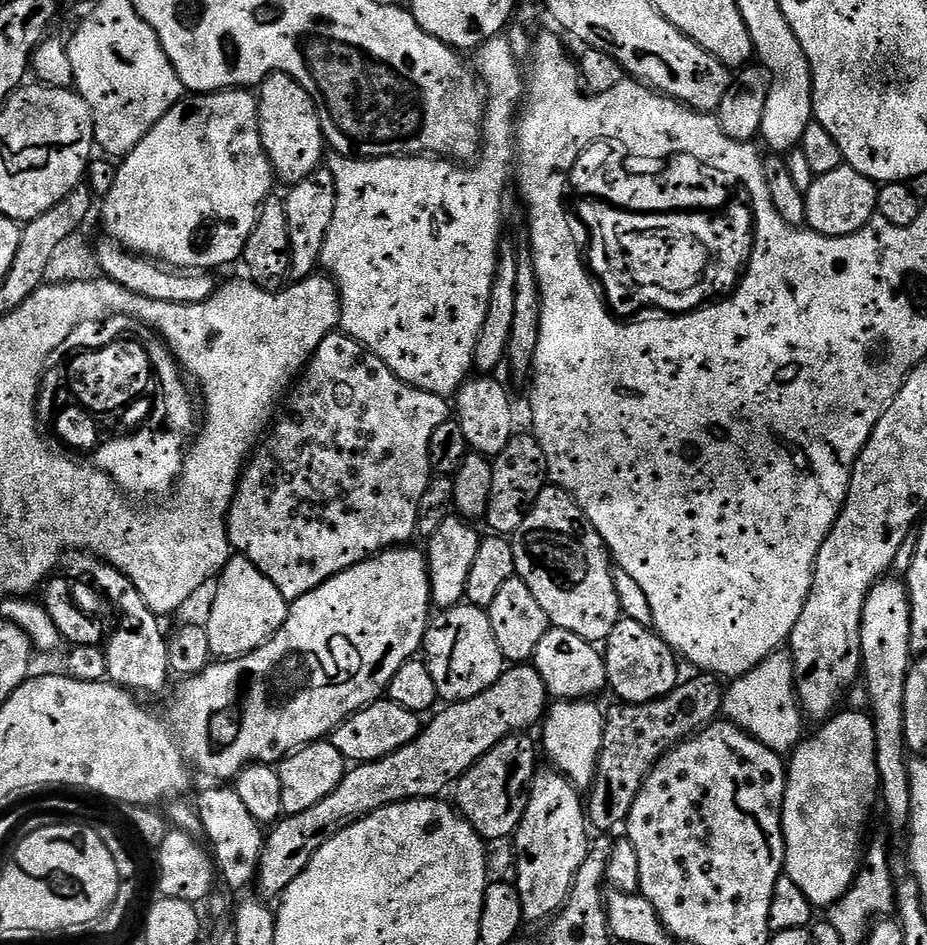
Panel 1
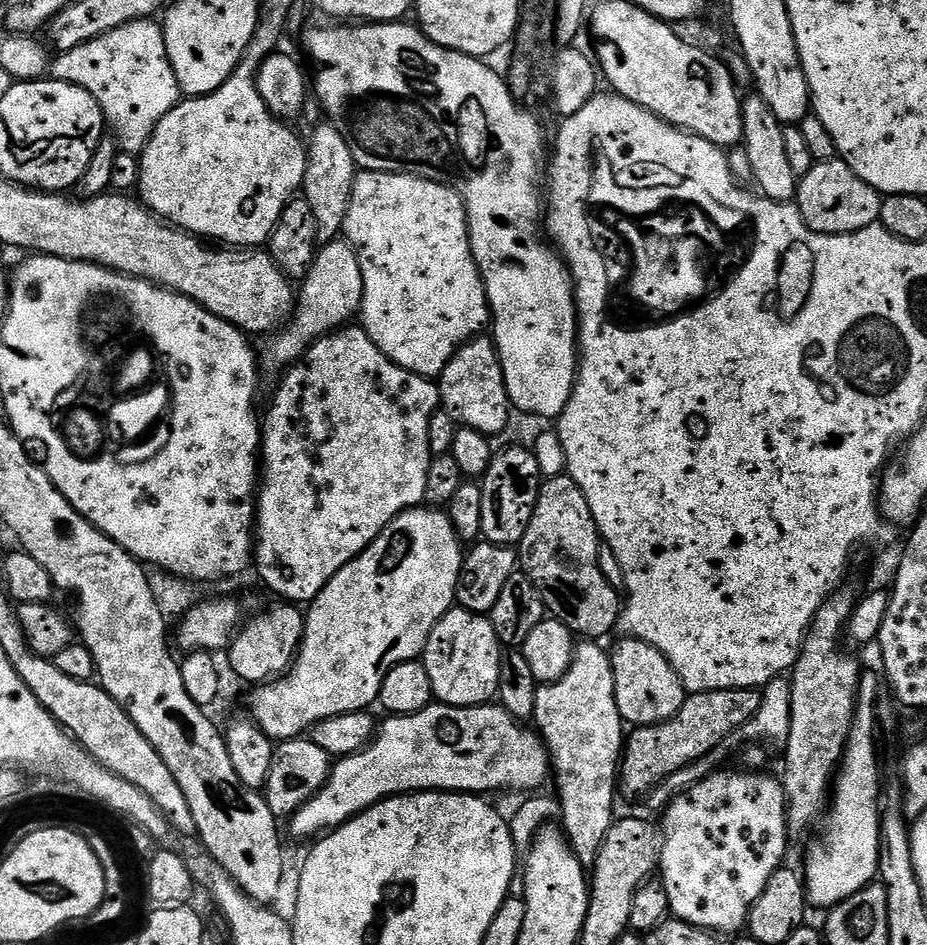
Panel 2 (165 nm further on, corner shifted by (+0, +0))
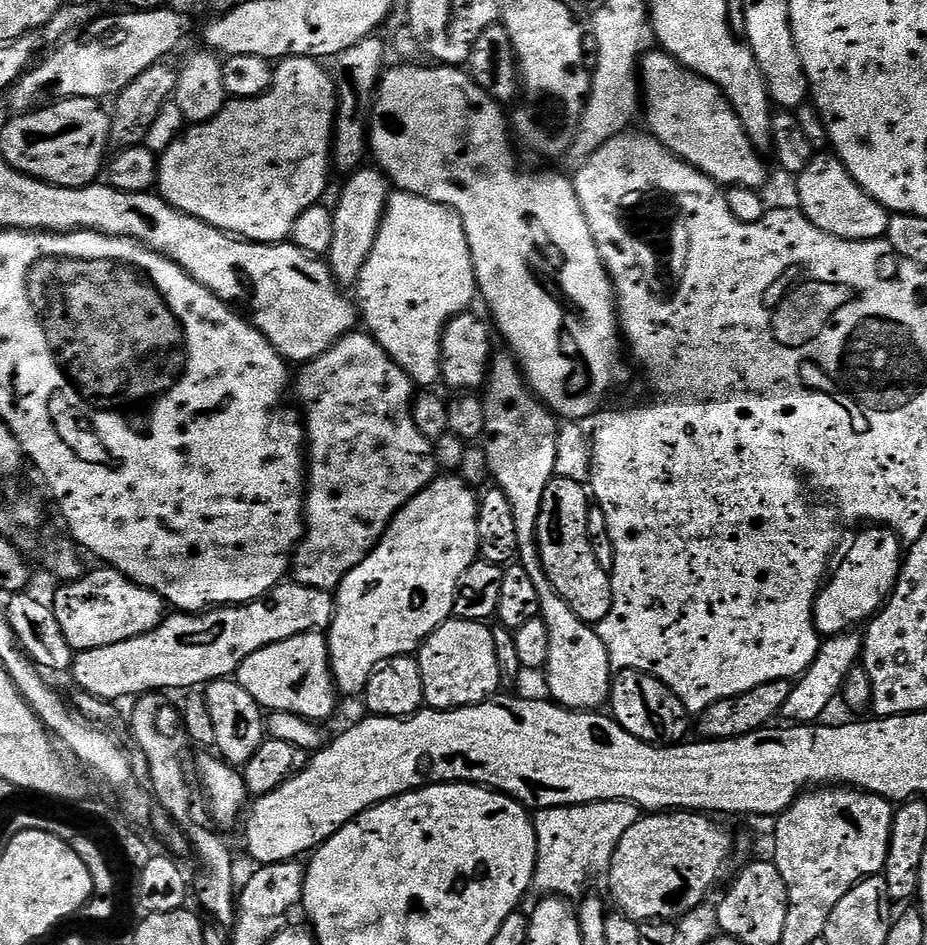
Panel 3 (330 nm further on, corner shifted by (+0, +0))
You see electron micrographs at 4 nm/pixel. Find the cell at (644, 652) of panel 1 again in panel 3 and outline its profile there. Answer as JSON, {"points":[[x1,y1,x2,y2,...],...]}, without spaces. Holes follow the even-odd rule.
{"points":[[621,672,613,679,610,712,627,732,647,744,671,746,687,737,690,714,684,703,648,672]]}

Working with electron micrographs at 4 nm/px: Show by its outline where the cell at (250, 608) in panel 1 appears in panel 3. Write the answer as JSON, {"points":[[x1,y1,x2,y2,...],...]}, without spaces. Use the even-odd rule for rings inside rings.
{"points":[[319,631,298,634,294,638,286,638,286,642,274,642,274,646,258,650,258,654,250,654,250,658,246,658,236,671,234,679,246,690,246,694,250,694,250,698,259,702,261,709,269,713,289,712,307,720,328,722,336,712,338,689,332,675,332,657,328,654,327,639]]}

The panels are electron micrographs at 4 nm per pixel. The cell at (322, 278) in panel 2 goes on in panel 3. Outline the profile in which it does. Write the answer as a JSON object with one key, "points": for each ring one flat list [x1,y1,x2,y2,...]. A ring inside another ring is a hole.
{"points":[[361,167,345,179,348,181,340,192,340,201,334,204,334,242,330,242,326,263,341,286,359,281,362,266,366,266,366,258,370,258,370,250,374,250,374,238,378,238,380,223,388,209,390,181,383,172,368,167]]}

